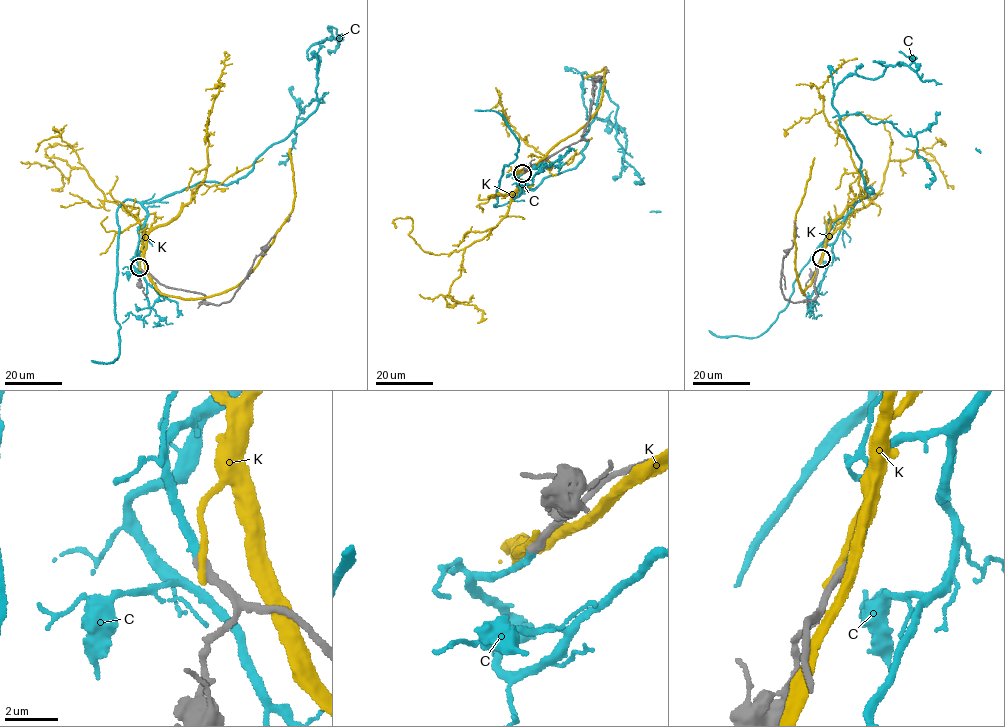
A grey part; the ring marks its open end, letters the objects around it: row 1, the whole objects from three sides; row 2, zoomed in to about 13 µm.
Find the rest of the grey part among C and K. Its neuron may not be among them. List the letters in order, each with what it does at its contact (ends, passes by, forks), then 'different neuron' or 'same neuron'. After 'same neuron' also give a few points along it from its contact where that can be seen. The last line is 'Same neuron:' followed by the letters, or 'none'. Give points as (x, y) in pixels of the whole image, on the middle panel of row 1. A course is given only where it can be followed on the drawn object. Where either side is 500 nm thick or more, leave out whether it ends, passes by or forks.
C: it ends; same neuron; course (523, 173), (515, 197), (583, 159), (600, 83), (584, 72), (586, 118), (621, 128), (632, 157)
K: it ends; different neuron
Same neuron: C

